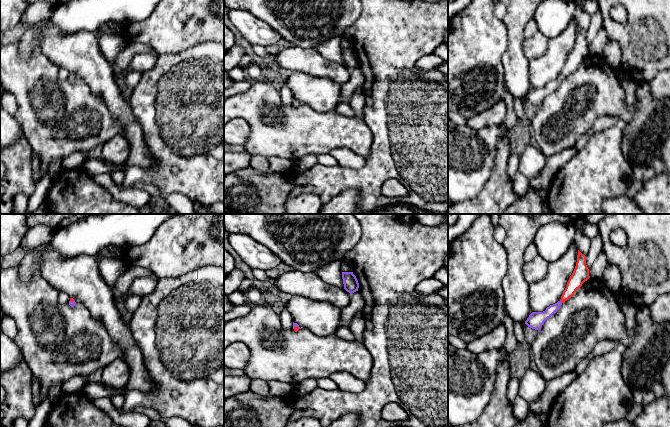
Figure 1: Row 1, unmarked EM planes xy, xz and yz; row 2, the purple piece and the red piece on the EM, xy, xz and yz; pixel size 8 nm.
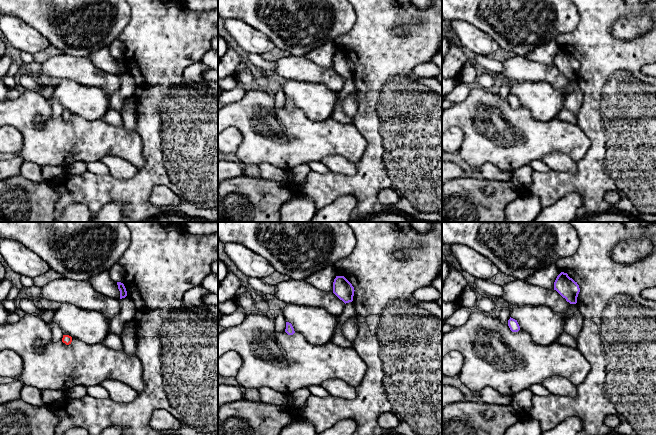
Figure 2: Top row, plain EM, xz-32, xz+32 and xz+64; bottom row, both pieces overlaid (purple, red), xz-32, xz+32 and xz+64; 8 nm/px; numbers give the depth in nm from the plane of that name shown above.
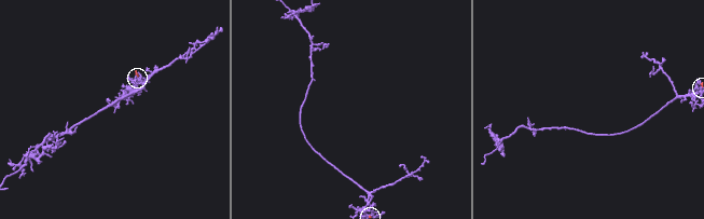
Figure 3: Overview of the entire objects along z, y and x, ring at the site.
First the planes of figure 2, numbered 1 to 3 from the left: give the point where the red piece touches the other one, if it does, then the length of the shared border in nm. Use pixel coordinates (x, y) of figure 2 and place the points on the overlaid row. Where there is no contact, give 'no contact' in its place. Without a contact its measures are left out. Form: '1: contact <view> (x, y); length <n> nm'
1: no contact
2: no contact
3: no contact

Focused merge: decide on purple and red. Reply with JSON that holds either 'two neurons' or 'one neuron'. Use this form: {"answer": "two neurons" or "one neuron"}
{"answer": "one neuron"}

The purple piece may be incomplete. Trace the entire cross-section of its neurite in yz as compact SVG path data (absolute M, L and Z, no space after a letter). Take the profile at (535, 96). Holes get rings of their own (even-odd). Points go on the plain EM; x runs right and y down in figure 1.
M578 26L575 45L567 58L561 75L557 79L547 83L543 88L532 88L525 97L525 100L530 104L539 107L544 98L561 83L563 78L571 74L576 66L579 65L589 54L590 52L589 45L586 41L586 32Z

